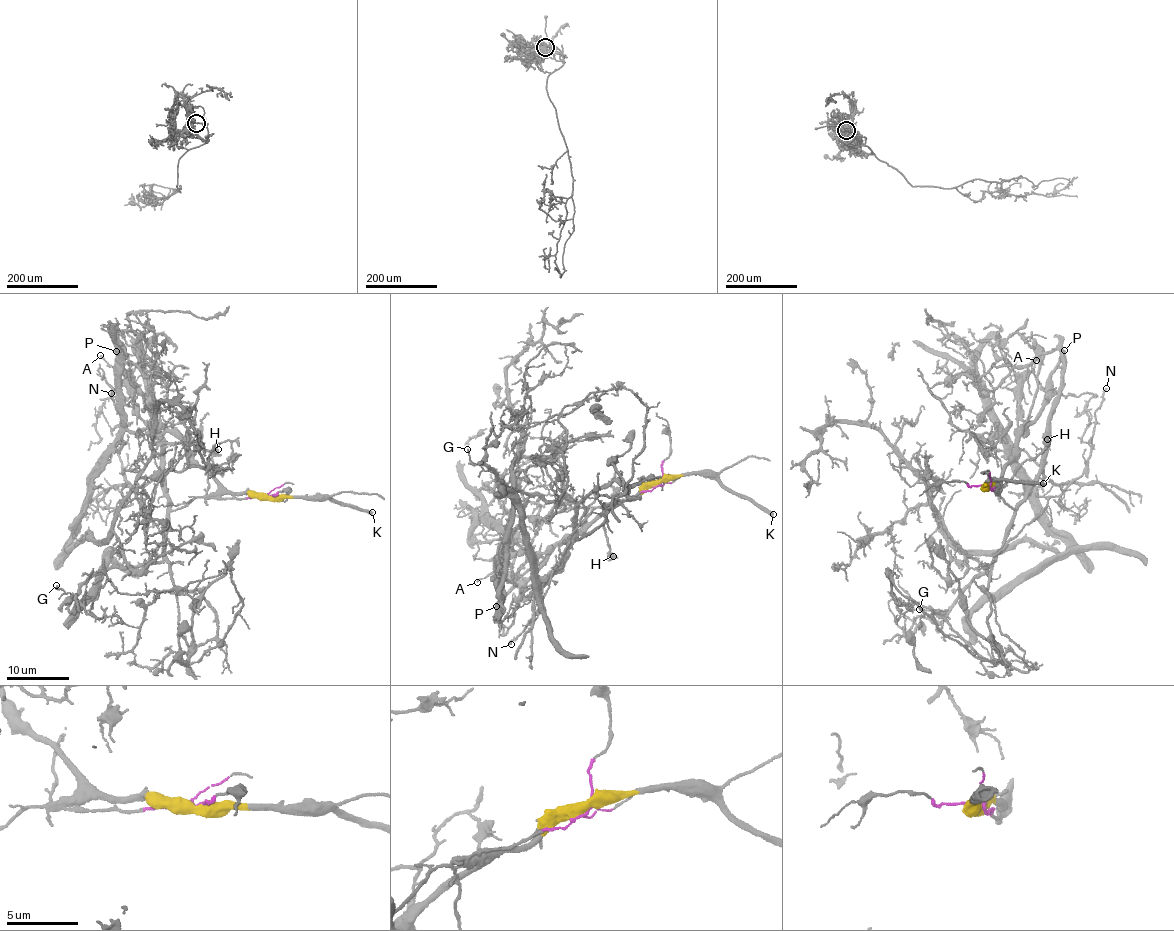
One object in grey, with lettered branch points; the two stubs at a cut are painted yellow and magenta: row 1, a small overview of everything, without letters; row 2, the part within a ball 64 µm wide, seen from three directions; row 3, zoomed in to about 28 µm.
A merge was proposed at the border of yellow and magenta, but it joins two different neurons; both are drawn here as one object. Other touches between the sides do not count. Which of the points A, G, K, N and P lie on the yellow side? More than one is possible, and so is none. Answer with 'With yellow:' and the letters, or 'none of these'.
With yellow: A, K, P

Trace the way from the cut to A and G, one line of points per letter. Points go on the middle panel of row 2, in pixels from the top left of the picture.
A: (661, 482), (650, 484), (635, 498), (608, 508), (585, 529), (559, 542), (540, 551), (511, 556), (477, 582)
G: (661, 482), (595, 507), (577, 527), (573, 498), (544, 501), (508, 490), (467, 449)

